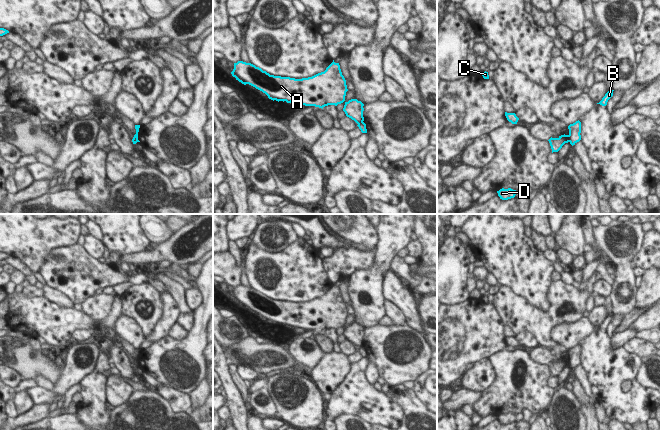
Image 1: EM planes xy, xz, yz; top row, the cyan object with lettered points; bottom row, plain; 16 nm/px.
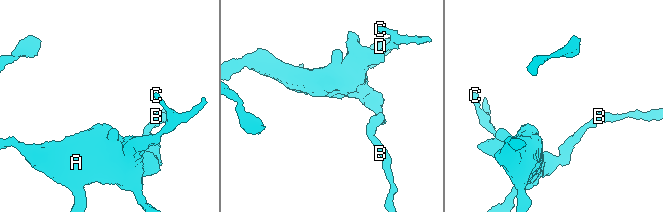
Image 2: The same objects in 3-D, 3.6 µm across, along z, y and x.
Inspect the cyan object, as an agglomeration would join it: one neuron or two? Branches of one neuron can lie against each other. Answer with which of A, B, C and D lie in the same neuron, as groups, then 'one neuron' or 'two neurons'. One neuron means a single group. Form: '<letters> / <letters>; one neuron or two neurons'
A C D / B; two neurons

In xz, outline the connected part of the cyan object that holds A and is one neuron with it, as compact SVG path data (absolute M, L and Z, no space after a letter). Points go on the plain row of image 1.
M333 286L324 296L312 301L295 303L270 299L251 287L234 287L232 300L239 306L249 308L265 317L269 323L324 332L345 327L343 335L357 348L364 345L364 328L357 323L345 325L348 315L339 287Z

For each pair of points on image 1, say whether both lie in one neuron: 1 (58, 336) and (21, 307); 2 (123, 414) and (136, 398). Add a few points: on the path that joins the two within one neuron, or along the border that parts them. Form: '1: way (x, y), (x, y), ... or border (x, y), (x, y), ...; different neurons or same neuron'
1: way (49, 327), (39, 317), (30, 312); same neuron
2: way (127, 410), (135, 402); same neuron

